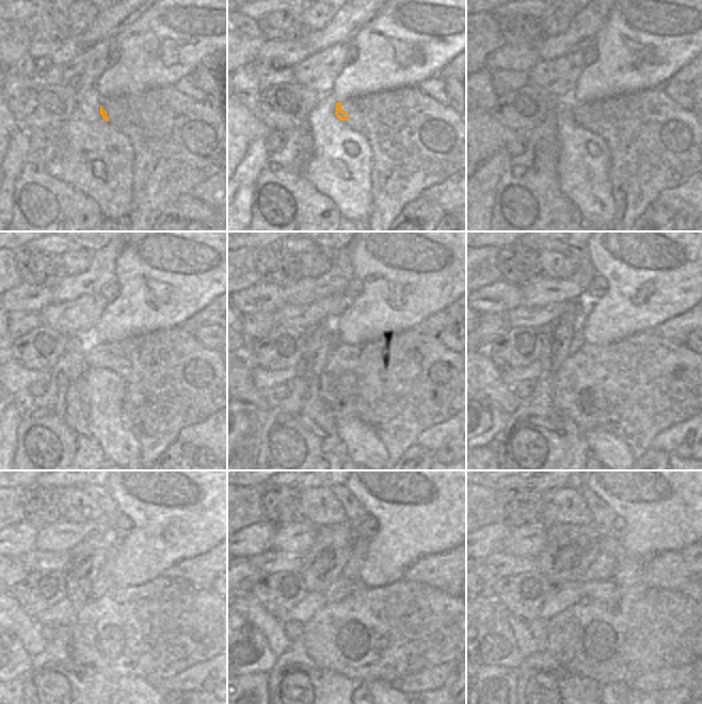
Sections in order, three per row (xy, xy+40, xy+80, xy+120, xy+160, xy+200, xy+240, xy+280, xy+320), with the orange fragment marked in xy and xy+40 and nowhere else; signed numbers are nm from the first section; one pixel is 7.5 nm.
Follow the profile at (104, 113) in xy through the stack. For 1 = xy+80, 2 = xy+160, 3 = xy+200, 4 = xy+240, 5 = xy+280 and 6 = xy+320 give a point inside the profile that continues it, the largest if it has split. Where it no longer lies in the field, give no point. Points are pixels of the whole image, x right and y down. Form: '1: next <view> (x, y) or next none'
1: next xy+80 (578, 116)
2: next xy+160 (328, 388)
3: next xy+200 (572, 395)
4: next xy+240 (94, 643)
5: next xy+280 (333, 639)
6: next xy+320 (580, 644)

